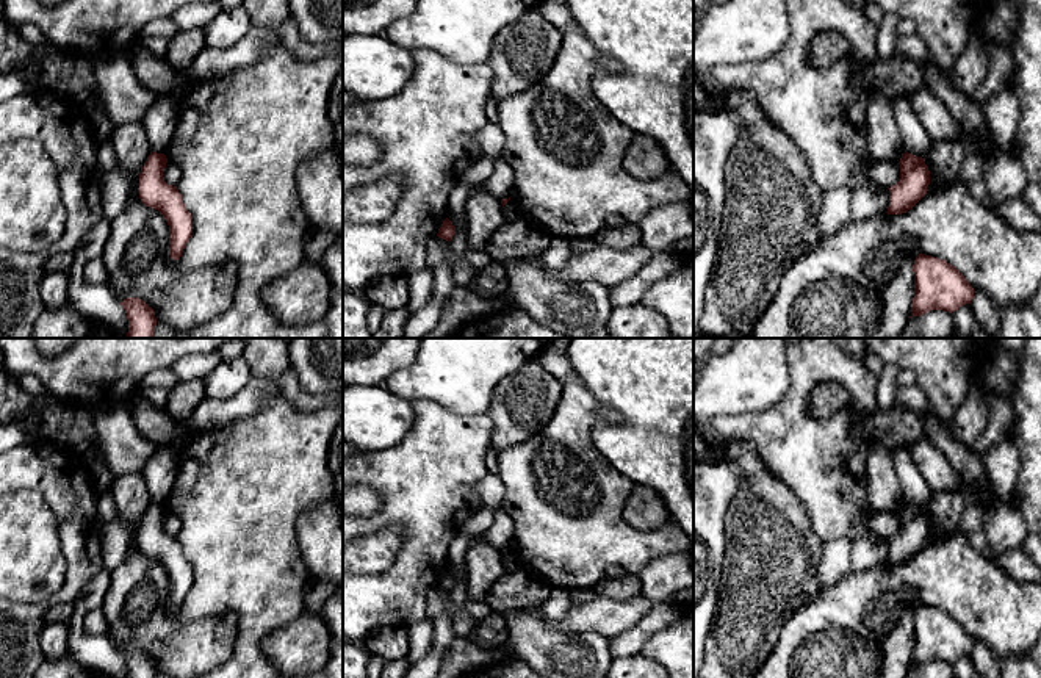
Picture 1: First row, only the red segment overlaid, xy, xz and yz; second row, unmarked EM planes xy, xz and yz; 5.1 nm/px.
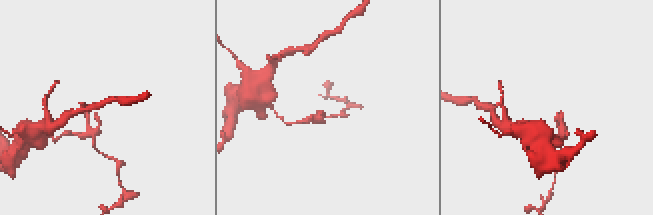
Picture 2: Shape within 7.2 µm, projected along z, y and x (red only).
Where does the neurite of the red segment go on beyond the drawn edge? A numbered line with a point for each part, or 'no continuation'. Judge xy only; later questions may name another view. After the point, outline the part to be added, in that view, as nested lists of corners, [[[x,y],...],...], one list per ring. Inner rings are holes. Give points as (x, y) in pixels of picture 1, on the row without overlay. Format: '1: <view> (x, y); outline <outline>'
no continuation

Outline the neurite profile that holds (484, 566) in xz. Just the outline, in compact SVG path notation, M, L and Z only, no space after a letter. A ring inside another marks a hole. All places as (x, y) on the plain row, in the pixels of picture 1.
M484 534L474 537L465 556L468 598L484 600L487 590L506 573L501 550L492 546Z

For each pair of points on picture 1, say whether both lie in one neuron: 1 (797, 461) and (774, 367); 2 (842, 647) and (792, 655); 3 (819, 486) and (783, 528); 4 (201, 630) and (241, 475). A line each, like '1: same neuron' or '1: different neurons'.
1: different neurons
2: same neuron
3: different neurons
4: different neurons

